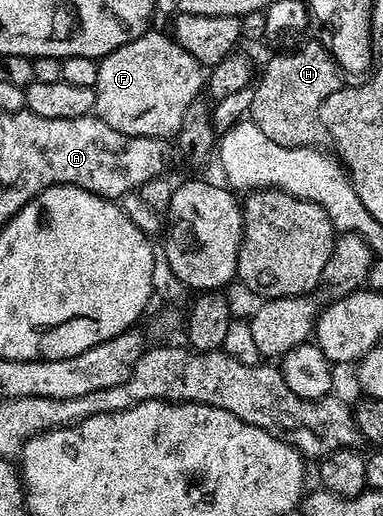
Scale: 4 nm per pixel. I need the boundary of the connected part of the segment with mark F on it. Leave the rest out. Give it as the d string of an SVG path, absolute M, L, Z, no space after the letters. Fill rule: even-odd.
M148 29L144 35L137 37L132 43L113 49L113 53L104 55L98 60L97 81L95 82L94 114L105 125L117 129L117 133L136 135L137 137L153 137L154 139L170 140L178 136L181 121L185 117L185 109L200 98L205 87L205 68L170 34L162 35L156 29Z

